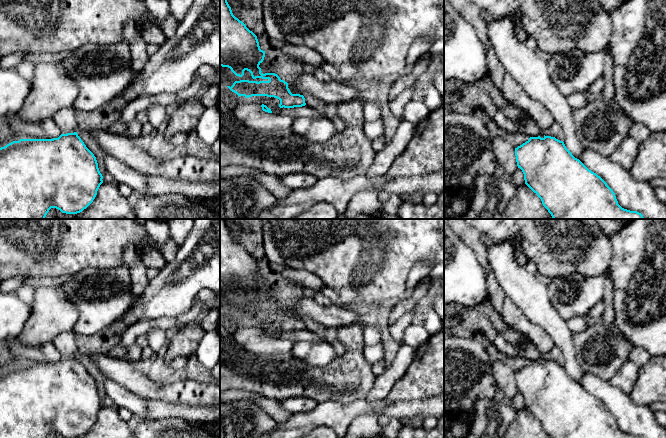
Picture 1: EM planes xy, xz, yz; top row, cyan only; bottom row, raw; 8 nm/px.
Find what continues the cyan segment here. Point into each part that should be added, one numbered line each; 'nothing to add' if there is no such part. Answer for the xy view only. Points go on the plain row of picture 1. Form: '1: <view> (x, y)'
1: xy (65, 343)

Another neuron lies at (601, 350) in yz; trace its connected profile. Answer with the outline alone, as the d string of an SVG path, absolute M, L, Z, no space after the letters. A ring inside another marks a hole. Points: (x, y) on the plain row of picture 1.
M592 322L580 333L573 334L574 349L578 363L584 373L595 375L602 380L609 381L627 361L632 344L615 327Z

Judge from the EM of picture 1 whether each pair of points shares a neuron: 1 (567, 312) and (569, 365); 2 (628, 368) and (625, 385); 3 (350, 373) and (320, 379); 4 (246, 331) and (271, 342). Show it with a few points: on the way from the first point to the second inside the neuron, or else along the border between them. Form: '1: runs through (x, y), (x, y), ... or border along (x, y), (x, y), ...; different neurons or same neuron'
1: border along (551, 301), (557, 313), (565, 321); different neurons
2: runs through (628, 372), (625, 381); same neuron
3: runs through (343, 379), (327, 379); same neuron
4: runs through (252, 337), (257, 342), (265, 342); same neuron

